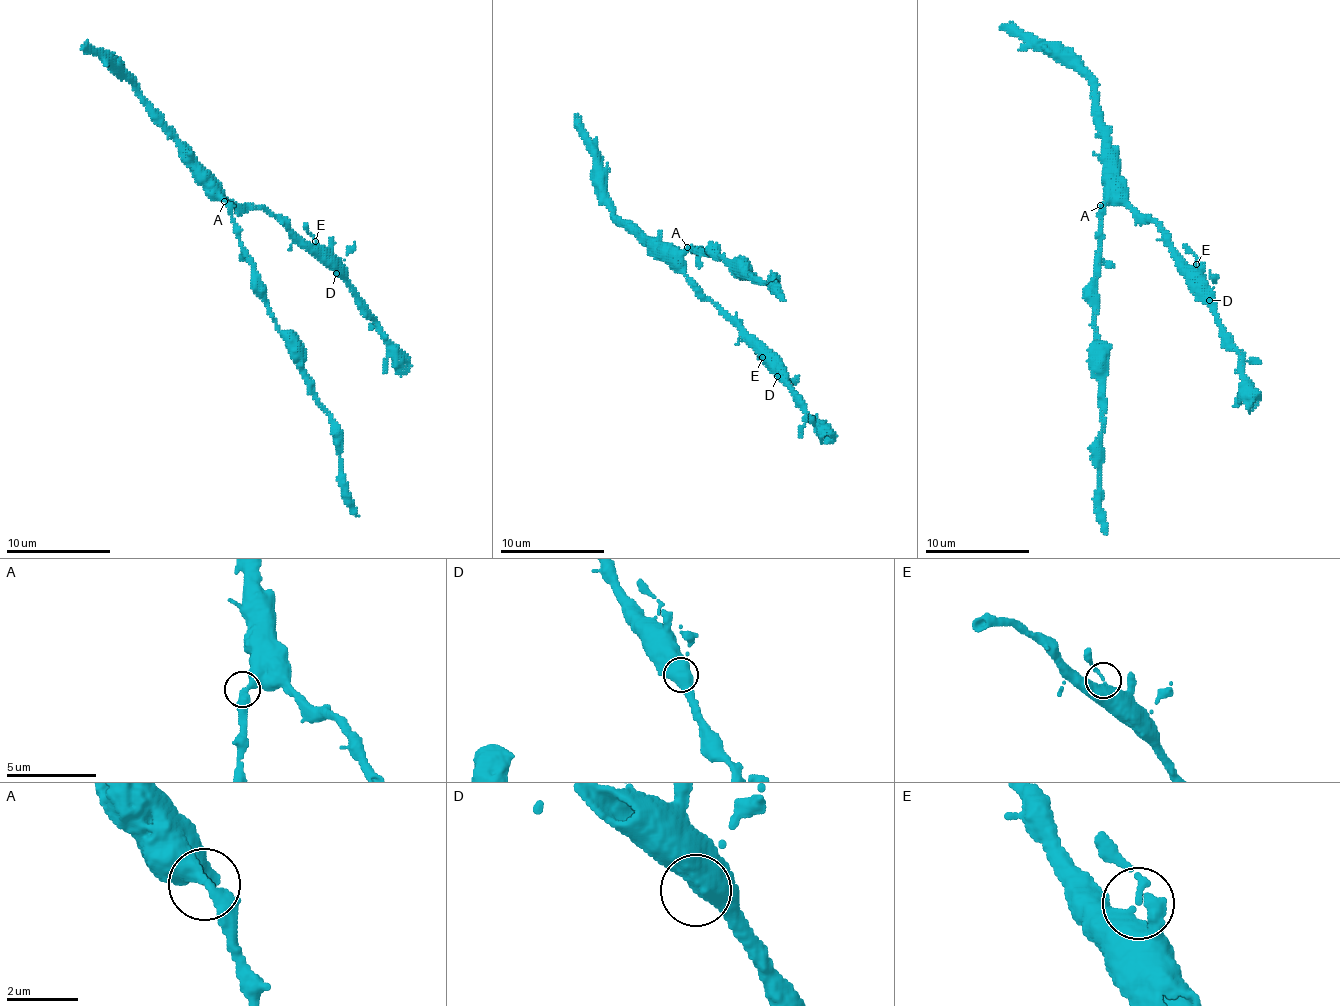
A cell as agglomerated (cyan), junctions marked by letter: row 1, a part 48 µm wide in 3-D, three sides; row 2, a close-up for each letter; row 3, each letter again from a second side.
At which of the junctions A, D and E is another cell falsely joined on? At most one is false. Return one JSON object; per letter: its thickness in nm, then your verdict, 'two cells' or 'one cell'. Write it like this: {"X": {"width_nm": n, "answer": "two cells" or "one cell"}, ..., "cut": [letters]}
{"A": {"width_nm": 340, "answer": "one cell"}, "D": {"width_nm": 440, "answer": "one cell"}, "E": {"width_nm": 280, "answer": "two cells"}, "cut": ["E"]}

